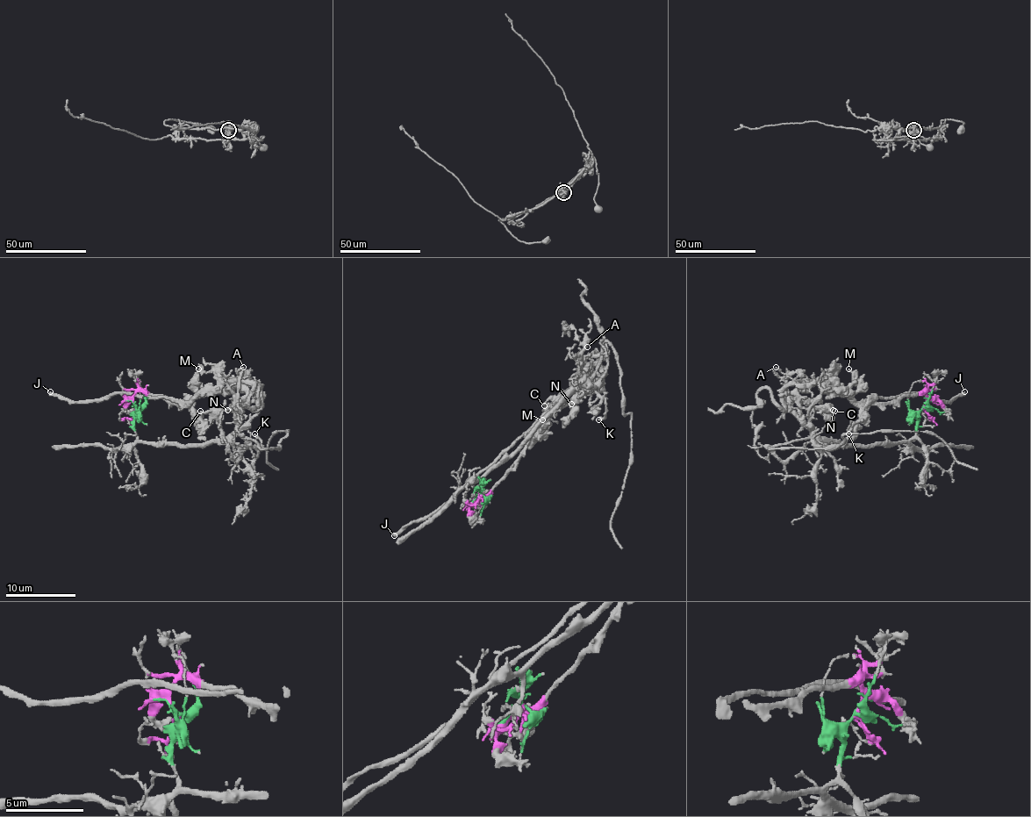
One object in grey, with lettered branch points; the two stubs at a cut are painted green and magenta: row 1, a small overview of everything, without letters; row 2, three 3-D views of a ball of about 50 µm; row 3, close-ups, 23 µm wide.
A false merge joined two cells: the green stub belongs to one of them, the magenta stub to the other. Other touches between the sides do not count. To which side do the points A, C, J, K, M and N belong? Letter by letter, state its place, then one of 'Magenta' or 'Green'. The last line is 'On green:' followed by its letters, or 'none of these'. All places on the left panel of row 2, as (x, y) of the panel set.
A: Place: (243, 367). Green
C: Place: (200, 411). Magenta
J: Place: (50, 391). Magenta
K: Place: (254, 433). Green
M: Place: (198, 369). Magenta
N: Place: (227, 410). Magenta
On green: A, K

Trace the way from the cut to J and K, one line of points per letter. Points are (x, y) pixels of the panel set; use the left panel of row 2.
J: (134, 405), (136, 393), (146, 391), (183, 404), (127, 393), (111, 393), (82, 402), (60, 400), (50, 391)
K: (134, 405), (134, 432), (139, 440), (208, 446), (227, 442), (234, 435), (261, 449), (262, 442), (255, 433)

